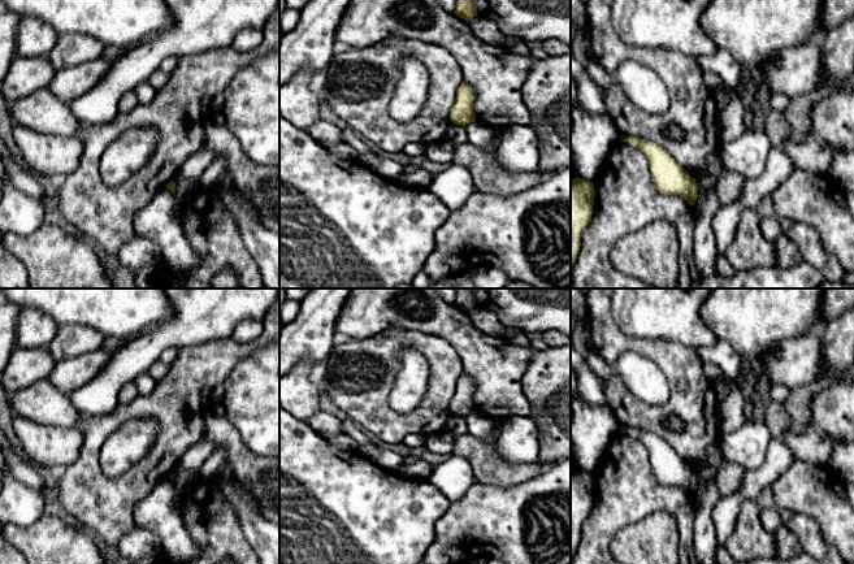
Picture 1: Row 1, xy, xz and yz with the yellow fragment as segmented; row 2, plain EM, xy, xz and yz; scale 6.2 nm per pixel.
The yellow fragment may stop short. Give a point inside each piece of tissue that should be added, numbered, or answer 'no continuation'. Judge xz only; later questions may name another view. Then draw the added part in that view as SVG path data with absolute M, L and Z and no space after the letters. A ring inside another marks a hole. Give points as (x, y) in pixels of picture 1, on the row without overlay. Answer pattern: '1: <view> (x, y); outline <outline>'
no continuation

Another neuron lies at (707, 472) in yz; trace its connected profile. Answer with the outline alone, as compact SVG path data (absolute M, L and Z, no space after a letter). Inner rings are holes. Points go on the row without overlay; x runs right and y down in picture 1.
M720 441L708 447L703 464L695 469L698 474L698 489L705 487L708 482L715 482L719 465L724 459Z

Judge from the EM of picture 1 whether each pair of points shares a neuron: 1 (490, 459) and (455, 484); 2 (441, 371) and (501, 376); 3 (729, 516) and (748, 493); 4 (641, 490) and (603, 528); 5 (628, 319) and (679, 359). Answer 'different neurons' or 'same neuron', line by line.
1: different neurons
2: different neurons
3: same neuron
4: same neuron
5: different neurons

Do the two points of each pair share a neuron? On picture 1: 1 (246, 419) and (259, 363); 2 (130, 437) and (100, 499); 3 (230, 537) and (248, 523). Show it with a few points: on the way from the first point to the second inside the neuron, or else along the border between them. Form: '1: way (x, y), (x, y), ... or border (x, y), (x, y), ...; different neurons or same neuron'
1: way (259, 404), (259, 377); same neuron
2: border (99, 448), (108, 477), (137, 461); different neurons
3: border (228, 500), (238, 519), (245, 538), (254, 550); different neurons

